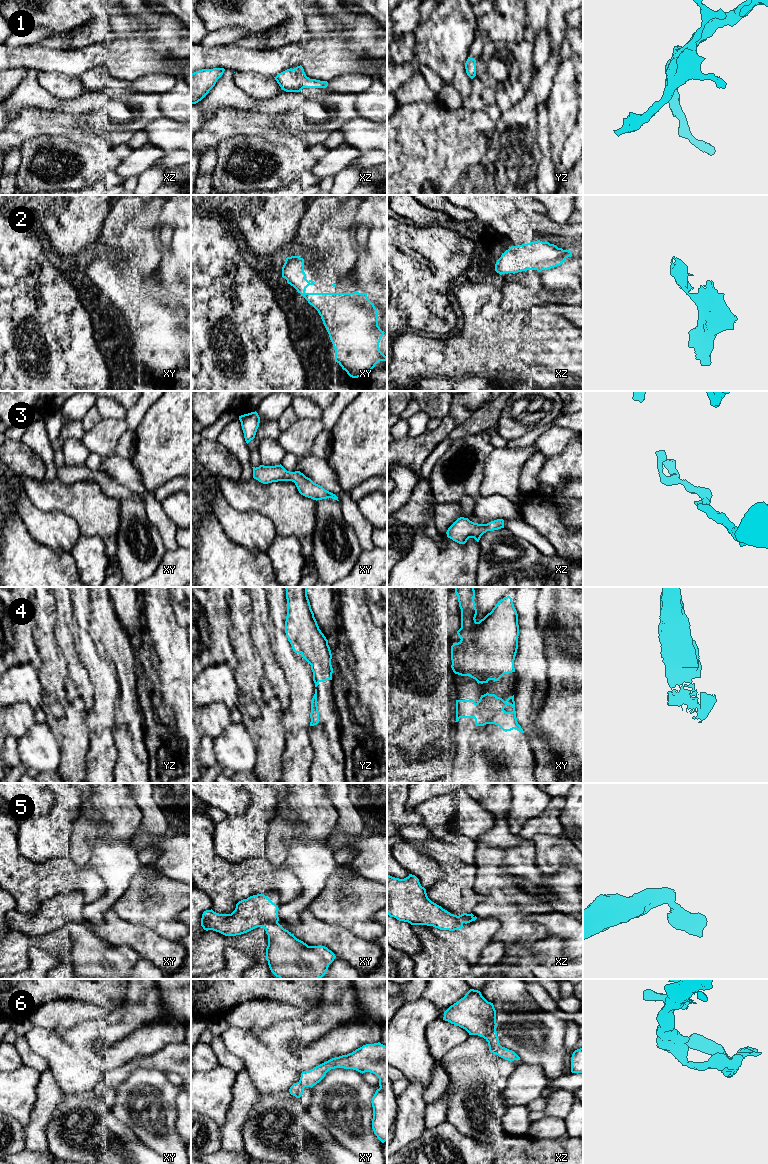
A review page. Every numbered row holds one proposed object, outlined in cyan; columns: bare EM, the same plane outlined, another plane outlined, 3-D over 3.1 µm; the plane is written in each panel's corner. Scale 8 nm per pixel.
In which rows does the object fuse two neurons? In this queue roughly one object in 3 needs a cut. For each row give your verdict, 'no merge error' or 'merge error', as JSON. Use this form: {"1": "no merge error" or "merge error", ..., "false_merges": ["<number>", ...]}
{"1": "no merge error", "2": "no merge error", "3": "no merge error", "4": "no merge error", "5": "merge error", "6": "no merge error", "false_merges": ["5"]}

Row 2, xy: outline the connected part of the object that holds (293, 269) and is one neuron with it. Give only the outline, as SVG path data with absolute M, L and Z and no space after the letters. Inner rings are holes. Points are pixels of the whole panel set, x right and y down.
M299 256L286 258L282 277L318 311L335 349L335 362L350 377L358 378L368 374L378 362L387 360L379 350L379 343L385 332L378 326L377 309L366 293L306 293L306 288L315 282L306 279L304 259Z

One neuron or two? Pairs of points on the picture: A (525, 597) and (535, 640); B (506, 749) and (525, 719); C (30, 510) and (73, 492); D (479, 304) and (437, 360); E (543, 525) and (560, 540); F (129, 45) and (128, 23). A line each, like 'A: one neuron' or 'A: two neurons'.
A: one neuron
B: two neurons
C: two neurons
D: one neuron
E: one neuron
F: two neurons

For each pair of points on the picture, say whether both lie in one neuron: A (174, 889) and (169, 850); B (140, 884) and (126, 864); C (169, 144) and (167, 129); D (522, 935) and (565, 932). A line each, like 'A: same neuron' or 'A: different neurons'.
A: different neurons
B: different neurons
C: same neuron
D: different neurons

